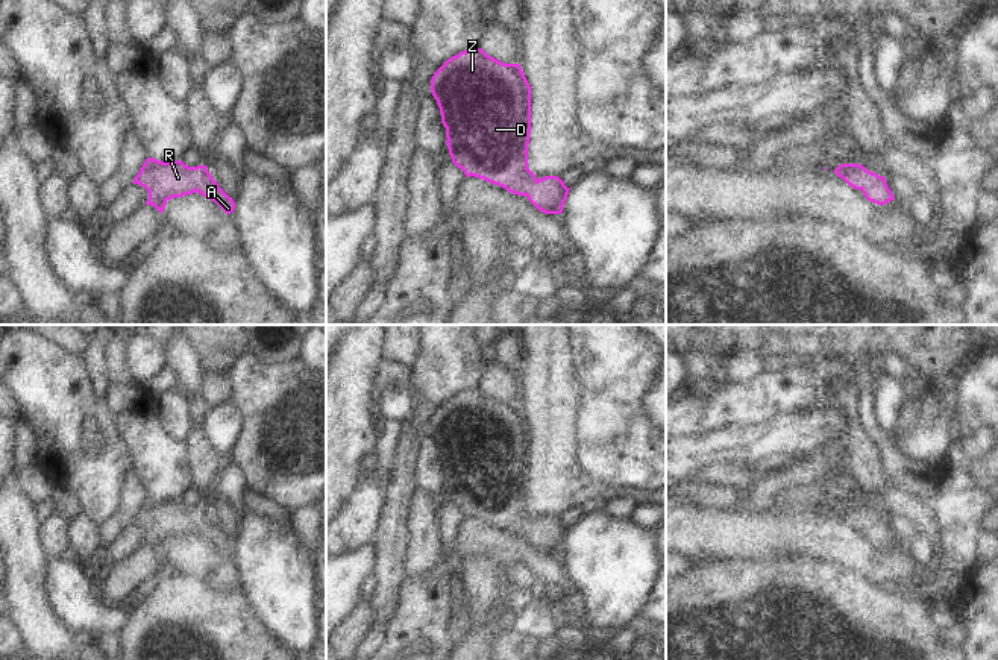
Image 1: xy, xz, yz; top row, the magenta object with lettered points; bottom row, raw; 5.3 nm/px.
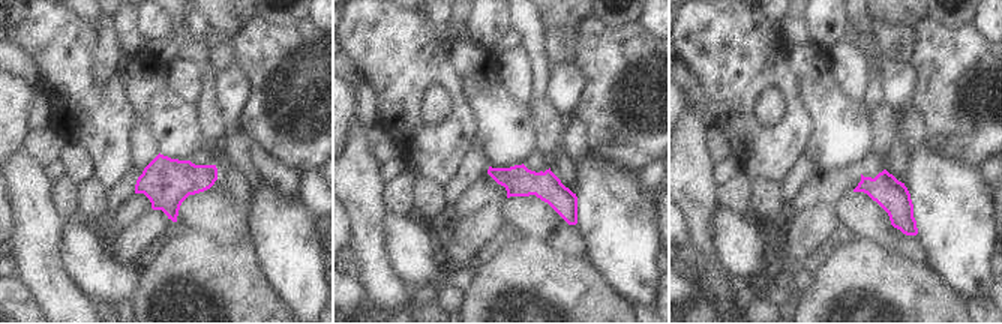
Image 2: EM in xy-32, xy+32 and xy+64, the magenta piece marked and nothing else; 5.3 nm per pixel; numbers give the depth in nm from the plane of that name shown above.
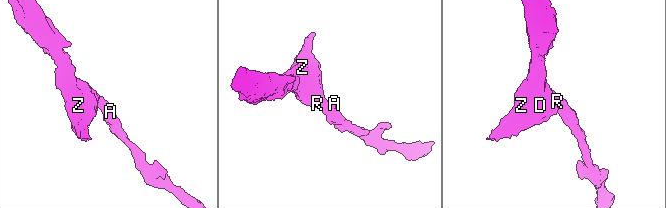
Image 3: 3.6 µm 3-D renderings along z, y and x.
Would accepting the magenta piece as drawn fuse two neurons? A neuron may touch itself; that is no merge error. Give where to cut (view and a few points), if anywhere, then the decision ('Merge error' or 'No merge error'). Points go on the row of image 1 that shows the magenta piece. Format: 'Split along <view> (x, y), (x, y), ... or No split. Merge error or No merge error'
No split. No merge error.

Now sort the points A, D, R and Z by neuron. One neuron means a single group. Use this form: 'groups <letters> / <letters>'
groups A D R Z

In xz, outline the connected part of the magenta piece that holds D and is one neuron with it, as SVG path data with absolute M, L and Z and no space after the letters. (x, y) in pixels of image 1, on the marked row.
M469 49L449 58L432 76L452 162L467 178L475 176L507 191L526 196L545 214L561 214L569 190L558 176L537 179L528 168L531 132L531 86L519 64L504 64L482 49Z

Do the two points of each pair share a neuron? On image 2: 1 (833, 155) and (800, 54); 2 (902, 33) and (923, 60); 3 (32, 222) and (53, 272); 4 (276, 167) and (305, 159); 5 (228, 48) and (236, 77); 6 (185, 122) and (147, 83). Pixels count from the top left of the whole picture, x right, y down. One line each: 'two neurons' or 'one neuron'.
1: one neuron
2: two neurons
3: one neuron
4: two neurons
5: two neurons
6: one neuron

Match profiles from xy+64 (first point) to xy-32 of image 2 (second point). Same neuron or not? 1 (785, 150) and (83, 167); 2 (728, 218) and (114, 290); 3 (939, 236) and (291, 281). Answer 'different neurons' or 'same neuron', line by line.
1: different neurons
2: same neuron
3: same neuron

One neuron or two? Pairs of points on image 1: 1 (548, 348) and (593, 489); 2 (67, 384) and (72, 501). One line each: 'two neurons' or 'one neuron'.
1: one neuron
2: two neurons

